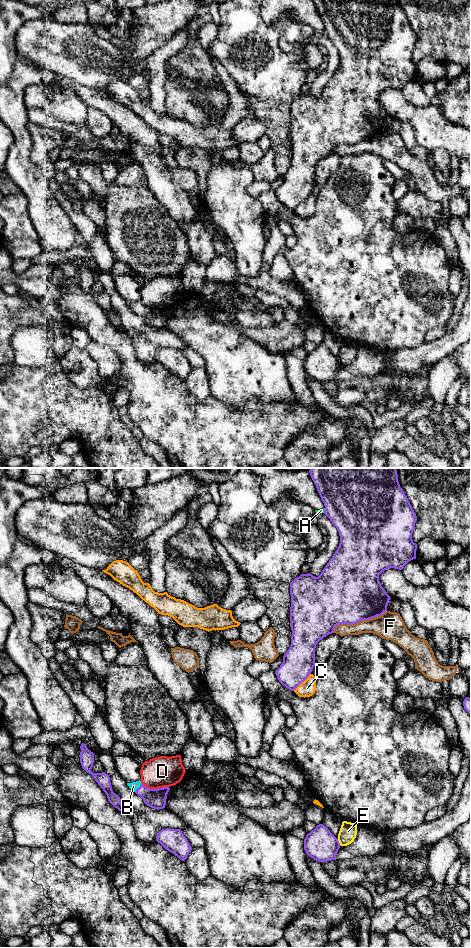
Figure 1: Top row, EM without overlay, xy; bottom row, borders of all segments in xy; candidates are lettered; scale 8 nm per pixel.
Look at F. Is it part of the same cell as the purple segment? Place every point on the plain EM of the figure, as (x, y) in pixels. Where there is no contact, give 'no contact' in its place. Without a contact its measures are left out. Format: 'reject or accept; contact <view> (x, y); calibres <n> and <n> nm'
reject; contact xy (358, 141); calibres 500 and 220 nm

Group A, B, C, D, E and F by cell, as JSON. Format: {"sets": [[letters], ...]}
{"sets": [["A"], ["B"], ["C"], ["D"], ["E"], ["F"]]}

